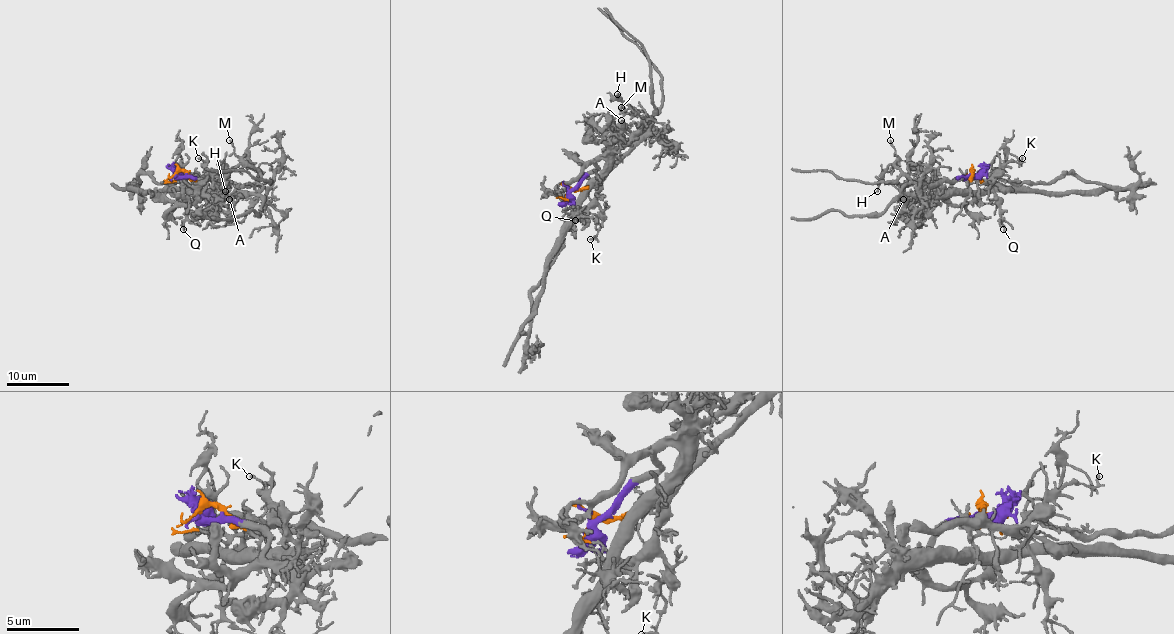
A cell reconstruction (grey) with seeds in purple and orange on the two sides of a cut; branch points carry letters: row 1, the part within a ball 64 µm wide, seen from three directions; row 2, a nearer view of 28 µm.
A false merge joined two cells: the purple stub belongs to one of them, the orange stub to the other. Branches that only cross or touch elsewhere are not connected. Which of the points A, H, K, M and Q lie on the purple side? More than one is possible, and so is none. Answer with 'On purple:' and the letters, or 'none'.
On purple: A

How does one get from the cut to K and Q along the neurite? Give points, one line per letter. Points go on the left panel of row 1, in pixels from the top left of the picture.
K: (174, 174), (186, 171), (197, 182), (196, 185), (208, 175), (208, 161), (197, 158)
Q: (174, 174), (168, 180), (180, 182), (188, 189), (183, 230)

